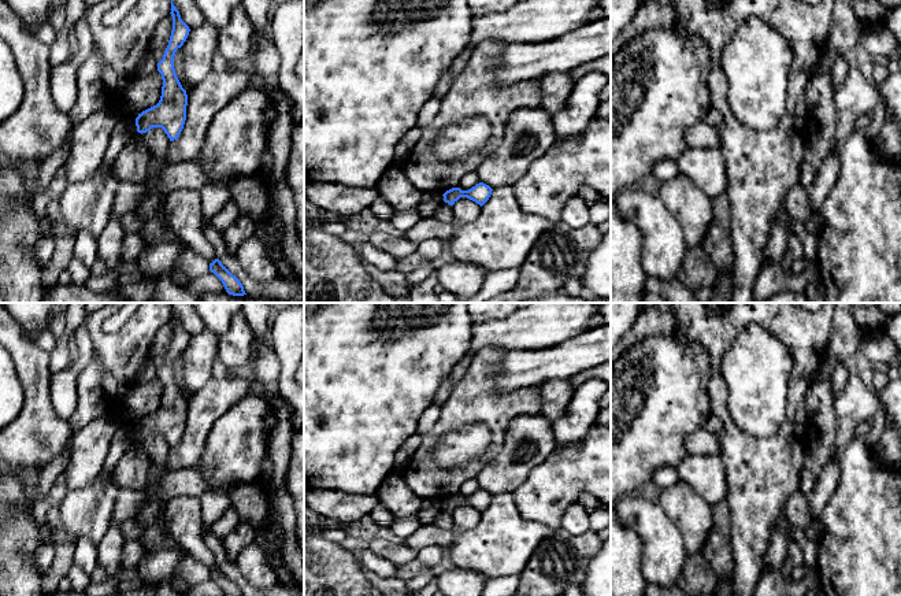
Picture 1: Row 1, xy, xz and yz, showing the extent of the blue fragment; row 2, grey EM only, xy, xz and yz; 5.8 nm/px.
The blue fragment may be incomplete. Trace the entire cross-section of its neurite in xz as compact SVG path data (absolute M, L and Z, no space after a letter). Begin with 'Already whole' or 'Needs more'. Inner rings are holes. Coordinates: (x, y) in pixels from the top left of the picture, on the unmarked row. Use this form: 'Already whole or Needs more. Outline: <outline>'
Already whole. Outline: M479 489L468 497L452 495L446 497L442 503L444 508L450 512L453 512L460 504L467 504L482 514L489 507L492 497L493 496L489 492Z

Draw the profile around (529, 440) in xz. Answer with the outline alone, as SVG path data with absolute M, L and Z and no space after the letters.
M544 415L513 418L503 448L477 475L481 489L492 496L512 493L556 447L552 423Z

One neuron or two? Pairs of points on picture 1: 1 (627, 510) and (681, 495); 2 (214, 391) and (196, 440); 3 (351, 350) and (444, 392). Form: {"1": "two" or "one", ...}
{"1": "two", "2": "one", "3": "two"}

